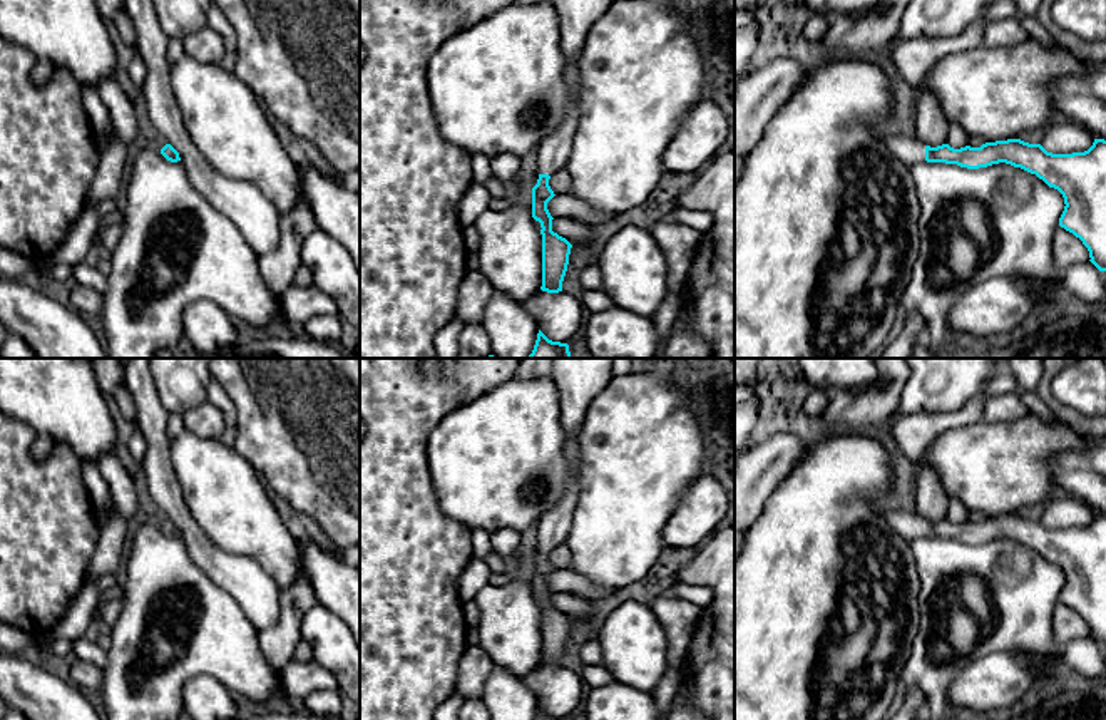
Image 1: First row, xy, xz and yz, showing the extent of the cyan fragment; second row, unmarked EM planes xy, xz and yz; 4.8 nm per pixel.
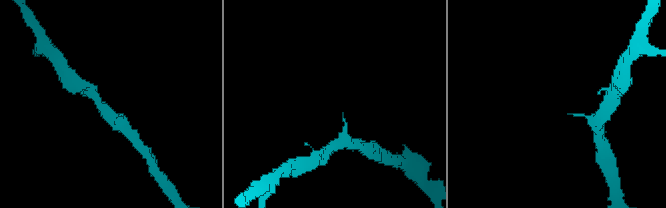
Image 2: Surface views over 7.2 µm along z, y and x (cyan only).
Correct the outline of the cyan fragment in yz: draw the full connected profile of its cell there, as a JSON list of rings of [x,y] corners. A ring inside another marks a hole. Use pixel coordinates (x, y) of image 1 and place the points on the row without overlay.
[[[875,507],[890,537],[912,543],[919,537],[945,537],[967,544],[1006,537],[1036,549],[1064,573],[1059,601],[1083,616],[1089,636],[1106,646],[1106,516],[1094,514],[1084,527],[1052,529],[1041,519],[1021,514],[986,517],[981,522],[954,524],[949,519],[925,521],[920,514]]]

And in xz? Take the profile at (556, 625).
[[[552,358],[552,380],[559,392],[562,427],[567,434],[566,459],[569,474],[562,494],[537,522],[539,554],[532,563],[532,593],[542,609],[542,666],[562,666],[572,620],[552,606],[547,578],[556,571],[549,561],[550,549],[562,544],[572,524],[579,499],[581,449],[579,432],[587,409],[611,380],[612,358]]]

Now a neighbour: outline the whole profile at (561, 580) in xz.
[[[556,569],[547,578],[547,584],[552,593],[569,593],[589,599],[592,603],[616,593],[616,589],[597,586],[589,578],[584,578],[569,569]]]

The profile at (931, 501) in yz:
[[[922,462],[917,474],[915,509],[925,521],[937,522],[945,519],[950,499],[945,496],[939,472]]]

